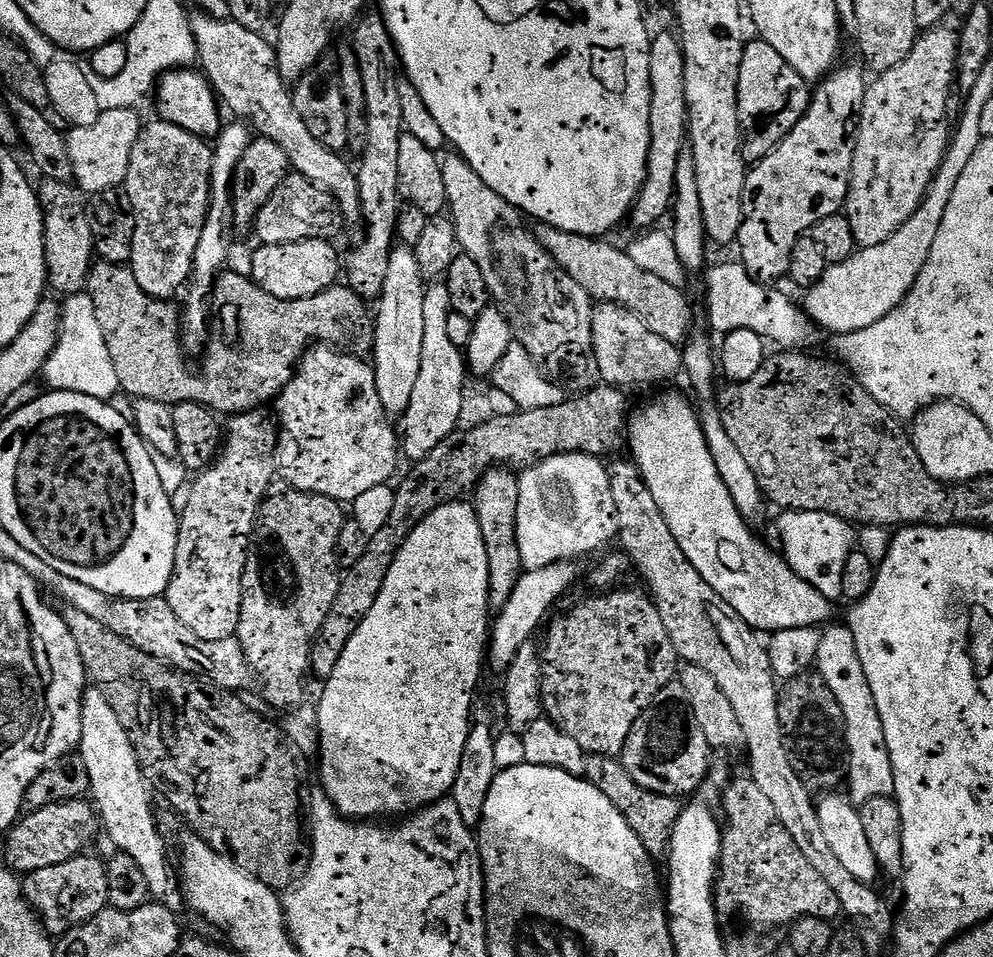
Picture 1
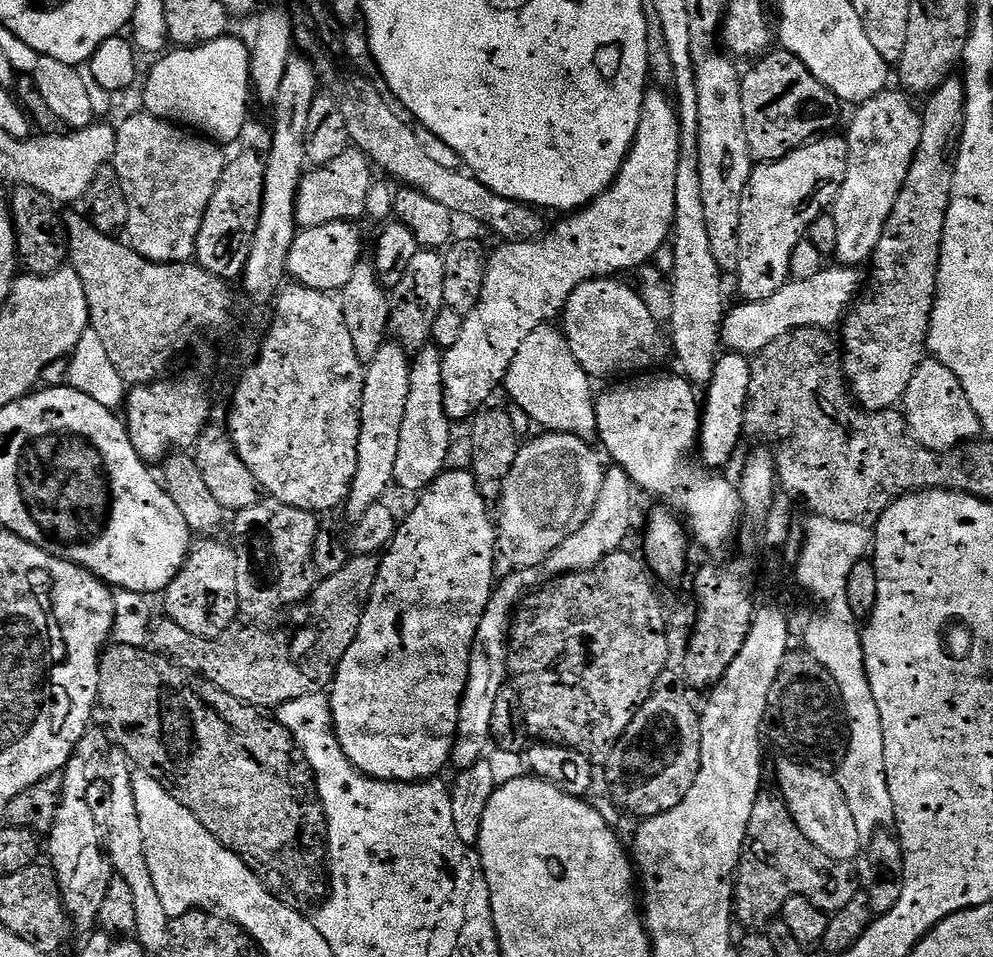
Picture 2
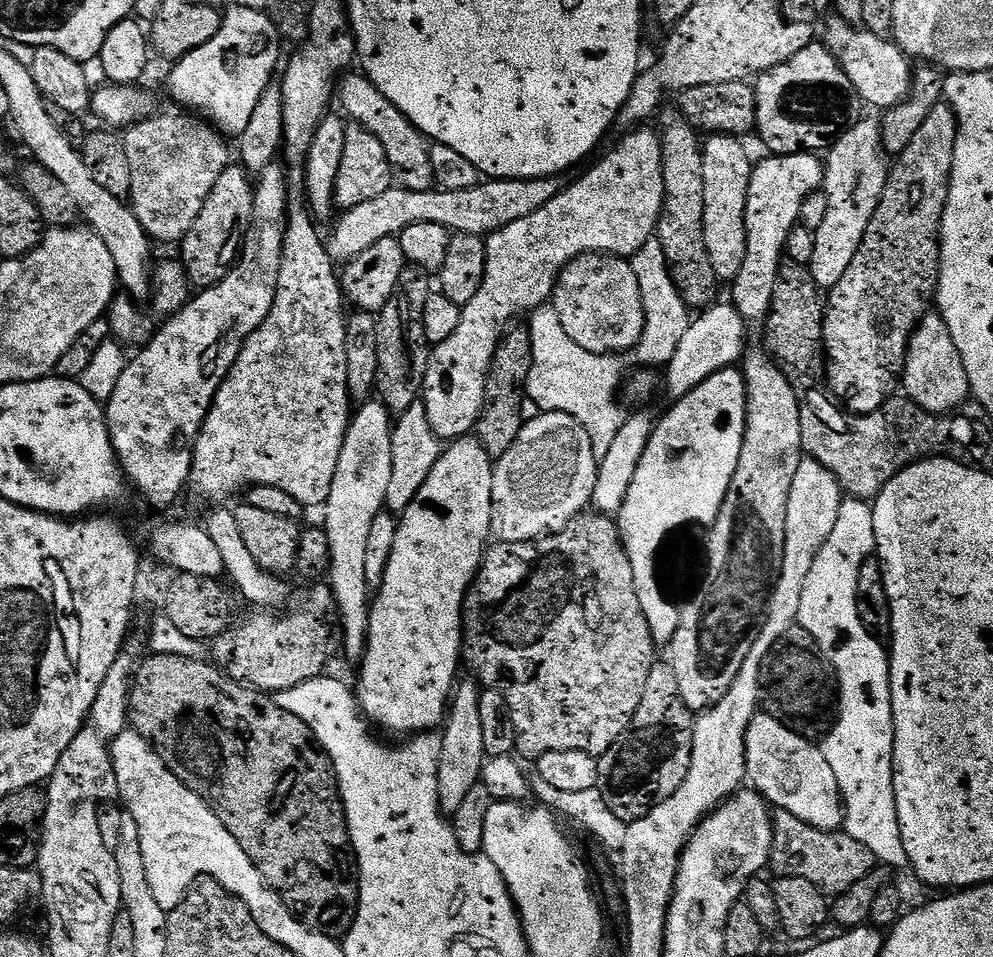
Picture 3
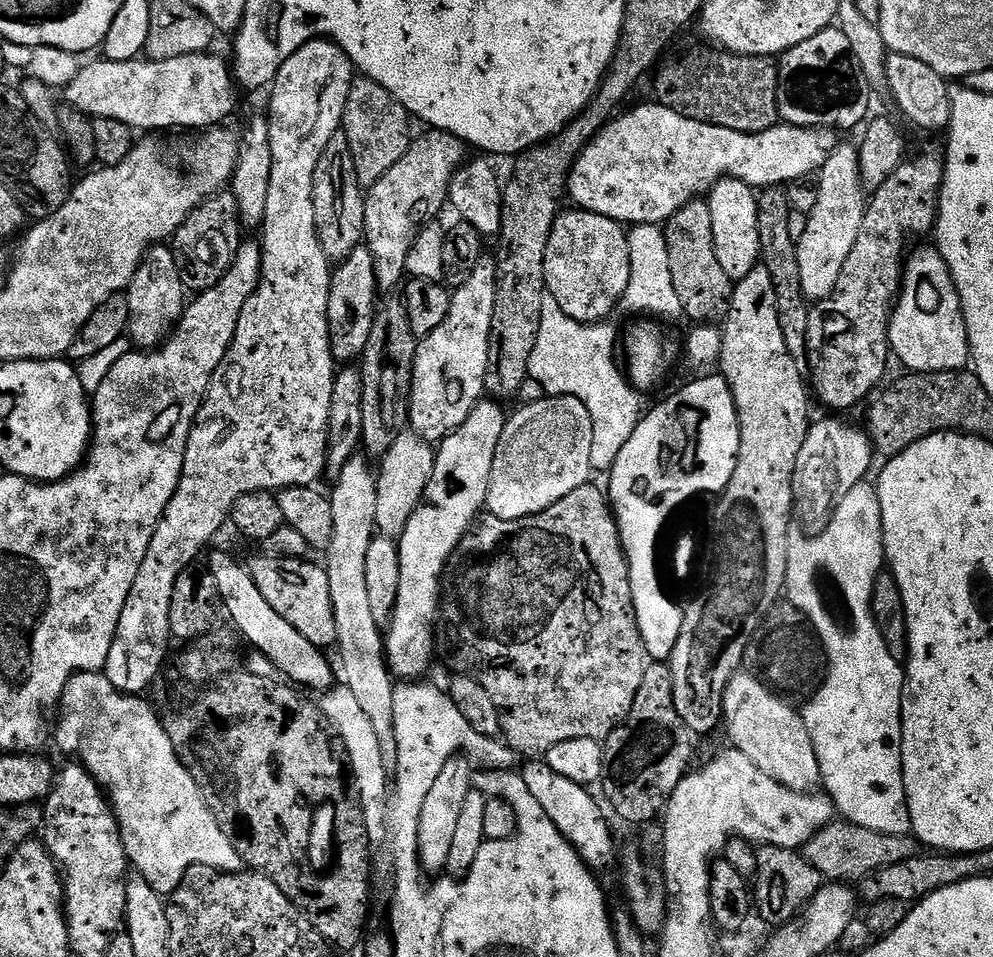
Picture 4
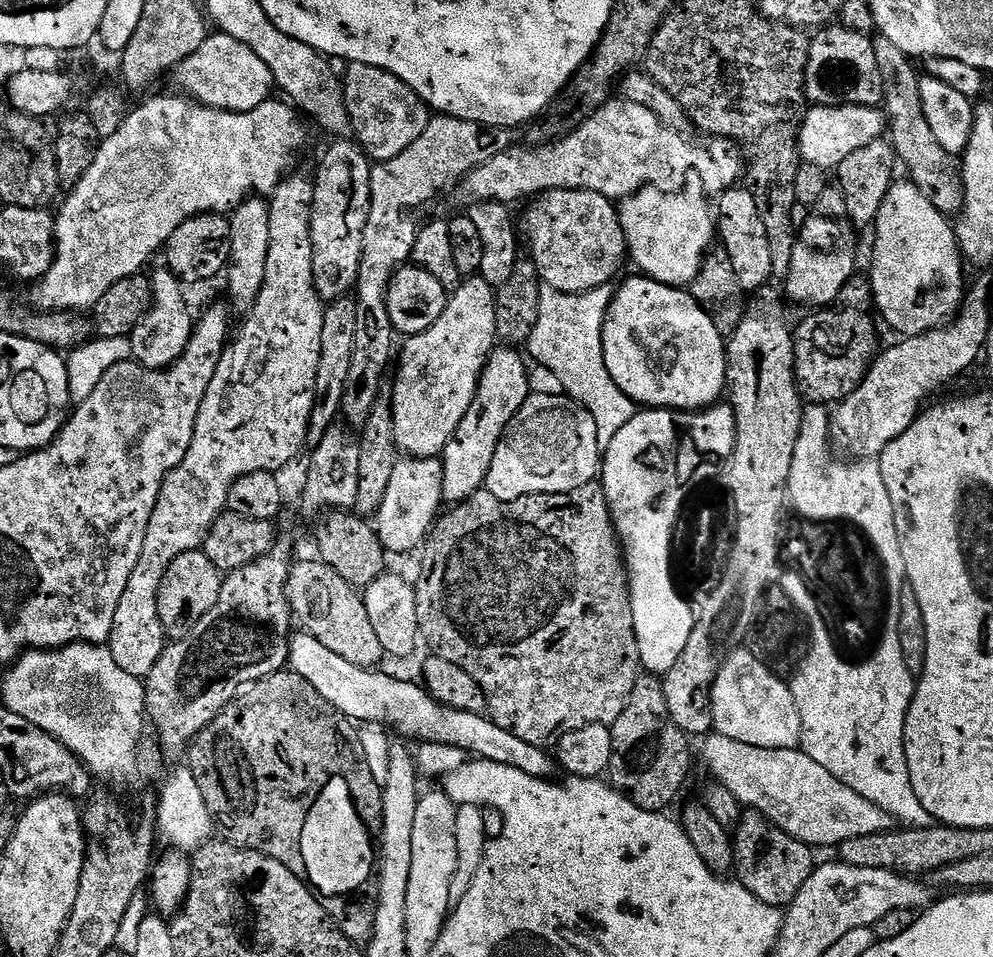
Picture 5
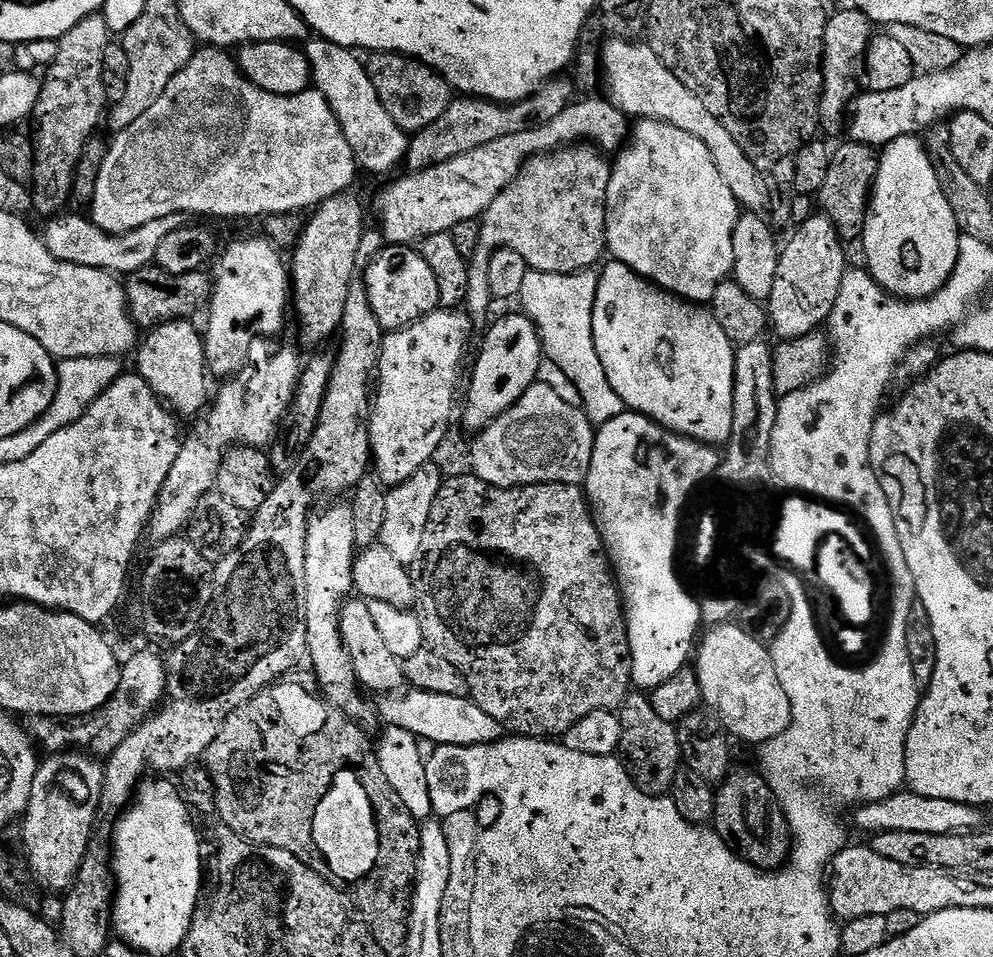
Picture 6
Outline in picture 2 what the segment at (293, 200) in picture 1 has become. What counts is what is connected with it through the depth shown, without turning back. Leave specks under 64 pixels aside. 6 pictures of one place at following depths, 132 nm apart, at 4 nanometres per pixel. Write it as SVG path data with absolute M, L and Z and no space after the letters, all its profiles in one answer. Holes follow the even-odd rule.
M350 146L333 161L305 171L296 195L296 221L299 227L312 228L332 221L356 220L363 215L366 198L374 183L371 160L363 151Z

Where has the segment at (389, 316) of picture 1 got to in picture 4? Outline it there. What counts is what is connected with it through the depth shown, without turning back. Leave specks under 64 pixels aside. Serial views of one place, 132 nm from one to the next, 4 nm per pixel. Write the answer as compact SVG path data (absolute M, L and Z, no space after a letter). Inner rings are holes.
M364 454L351 456L342 466L339 476L335 477L336 484L330 491L332 501L332 541L326 549L328 562L326 569L330 580L330 601L333 603L334 622L336 623L336 644L340 648L340 668L344 671L343 683L358 698L358 706L366 710L366 718L370 718L372 734L378 738L380 747L379 759L384 762L395 761L396 740L394 724L394 677L386 659L386 640L382 635L382 625L374 622L374 614L370 610L368 591L366 591L366 550L370 550L372 537L377 535L376 527L376 493L377 473L370 465L369 457Z

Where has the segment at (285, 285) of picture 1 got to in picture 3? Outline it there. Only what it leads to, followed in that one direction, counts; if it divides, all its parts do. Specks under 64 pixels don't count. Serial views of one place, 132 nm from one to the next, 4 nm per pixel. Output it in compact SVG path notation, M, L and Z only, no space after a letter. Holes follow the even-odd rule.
M559 174L532 180L489 179L472 188L456 191L431 188L420 192L410 191L403 186L391 186L381 195L345 209L333 223L335 226L331 234L327 235L325 246L335 263L345 264L363 250L374 246L375 242L390 235L399 235L407 225L416 225L418 222L434 222L453 233L489 236L510 222L528 217L535 210L541 209L569 183L567 175Z

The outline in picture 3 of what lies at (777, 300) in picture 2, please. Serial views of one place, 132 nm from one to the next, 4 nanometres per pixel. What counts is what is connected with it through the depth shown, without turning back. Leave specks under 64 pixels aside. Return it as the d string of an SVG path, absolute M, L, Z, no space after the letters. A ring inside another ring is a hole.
M713 303L703 309L697 315L700 317L697 320L695 317L689 323L686 334L682 334L682 342L678 342L678 350L674 350L674 358L670 358L666 366L668 377L664 376L662 380L663 387L668 387L672 398L685 396L690 390L706 382L710 374L718 374L723 368L733 367L745 355L744 339L748 336L749 325L735 304L720 303Z

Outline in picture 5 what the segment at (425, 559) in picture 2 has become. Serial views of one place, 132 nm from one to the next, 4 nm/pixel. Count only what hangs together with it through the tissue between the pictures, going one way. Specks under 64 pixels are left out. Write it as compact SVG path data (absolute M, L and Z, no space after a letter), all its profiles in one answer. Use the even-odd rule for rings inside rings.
M497 346L488 355L486 366L480 375L476 387L476 397L452 441L444 447L444 498L448 502L459 502L473 496L484 488L484 479L490 470L490 462L494 460L494 450L506 430L506 426L518 414L518 410L528 401L529 365L524 365L525 357L519 356L512 346Z

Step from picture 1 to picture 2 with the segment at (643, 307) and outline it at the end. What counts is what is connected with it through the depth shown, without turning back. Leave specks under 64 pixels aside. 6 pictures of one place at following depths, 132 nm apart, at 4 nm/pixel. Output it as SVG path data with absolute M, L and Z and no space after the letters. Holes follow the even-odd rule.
M323 55L315 57L316 75L319 83L323 87L325 84L328 87L325 89L338 102L342 118L346 118L349 141L363 151L378 168L380 166L389 172L393 181L401 180L401 185L417 188L428 198L434 198L434 202L442 202L442 206L446 206L446 210L457 217L469 216L470 219L485 224L490 231L504 236L500 238L508 242L531 240L545 231L544 220L540 217L543 215L533 205L494 194L477 176L467 171L438 166L438 162L433 162L426 155L426 149L418 143L416 128L395 107L392 109L388 105L389 97L383 91L380 93L364 76L339 72L335 62L331 60L333 57Z

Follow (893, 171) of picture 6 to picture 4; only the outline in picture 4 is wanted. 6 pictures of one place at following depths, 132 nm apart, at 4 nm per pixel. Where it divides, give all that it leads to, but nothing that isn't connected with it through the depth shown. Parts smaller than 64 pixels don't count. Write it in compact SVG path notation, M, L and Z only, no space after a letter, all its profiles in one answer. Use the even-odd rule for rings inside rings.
M934 246L920 248L913 256L911 253L907 257L900 294L897 296L892 310L892 319L888 322L888 346L891 355L895 359L897 356L908 367L905 369L912 374L958 372L969 367L968 335L958 290L954 286L954 278L946 266L942 254Z

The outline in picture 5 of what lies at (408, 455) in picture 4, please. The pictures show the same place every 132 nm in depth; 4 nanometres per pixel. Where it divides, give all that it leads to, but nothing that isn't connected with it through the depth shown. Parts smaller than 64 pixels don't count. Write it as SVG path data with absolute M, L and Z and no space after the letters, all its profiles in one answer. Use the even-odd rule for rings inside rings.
M434 456L397 459L386 498L374 513L374 527L385 553L412 552L427 541L438 517L444 498L444 461Z

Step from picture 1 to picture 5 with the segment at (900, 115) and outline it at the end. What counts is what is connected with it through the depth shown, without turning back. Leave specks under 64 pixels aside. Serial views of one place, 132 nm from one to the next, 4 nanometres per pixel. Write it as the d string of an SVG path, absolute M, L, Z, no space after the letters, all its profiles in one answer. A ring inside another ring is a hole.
M830 186L826 190L826 194L822 194L822 198L818 198L818 202L814 202L810 206L810 214L806 218L806 226L802 226L798 229L796 234L796 245L794 246L794 258L790 258L790 270L788 271L788 275L786 279L783 281L784 288L783 291L786 293L788 291L788 296L793 300L796 304L801 304L802 307L808 308L804 310L819 310L821 308L827 308L836 303L836 299L838 298L838 294L841 290L847 286L848 281L853 279L854 273L852 272L856 268L856 236L857 233L854 231L852 227L851 220L848 219L848 215L846 214L846 198L842 198L842 194L840 193L839 187Z

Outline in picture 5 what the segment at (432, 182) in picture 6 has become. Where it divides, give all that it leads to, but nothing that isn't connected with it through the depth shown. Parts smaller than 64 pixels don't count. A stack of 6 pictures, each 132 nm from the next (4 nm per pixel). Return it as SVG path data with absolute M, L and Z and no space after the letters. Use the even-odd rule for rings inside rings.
M613 98L569 136L539 146L513 146L490 158L464 177L462 189L469 201L497 200L512 206L515 200L527 201L559 188L590 190L613 202L623 202L646 187L671 194L680 191L693 173L708 194L719 194L741 183L746 161L734 141L712 138L709 144L699 144L687 140L682 132L664 124L645 105Z

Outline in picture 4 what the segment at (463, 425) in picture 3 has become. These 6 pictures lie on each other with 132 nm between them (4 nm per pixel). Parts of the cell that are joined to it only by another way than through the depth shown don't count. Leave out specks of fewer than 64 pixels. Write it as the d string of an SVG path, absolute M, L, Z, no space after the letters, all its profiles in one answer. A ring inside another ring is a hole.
M492 258L481 259L480 264L470 274L470 278L466 278L466 282L459 285L451 293L452 301L450 302L450 310L446 322L442 322L442 326L438 326L438 330L434 330L429 336L423 337L416 345L416 357L414 358L414 370L412 371L412 395L408 398L408 424L411 431L418 433L420 437L429 442L439 442L452 432L458 430L458 426L462 426L462 422L466 422L466 418L470 418L470 410L474 410L474 406L480 403L485 395L484 379L486 378L486 370L488 369L488 343L490 342L490 322L494 318L494 298L496 297L496 262Z

